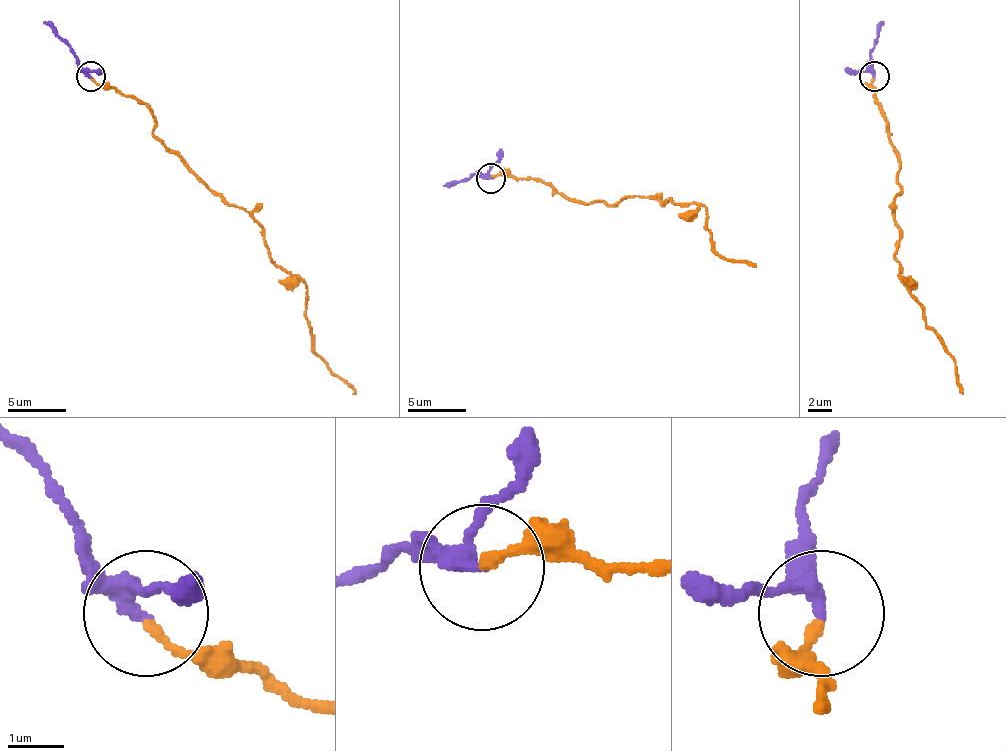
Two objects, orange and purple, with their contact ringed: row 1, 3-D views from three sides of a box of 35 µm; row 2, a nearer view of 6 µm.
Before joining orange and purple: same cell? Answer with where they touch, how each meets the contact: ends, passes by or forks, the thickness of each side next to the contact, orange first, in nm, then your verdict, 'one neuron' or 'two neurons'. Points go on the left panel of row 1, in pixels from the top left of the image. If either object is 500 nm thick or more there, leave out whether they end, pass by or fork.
(91, 76) | orange ends | purple passes by | 160/240 nm | one neuron

